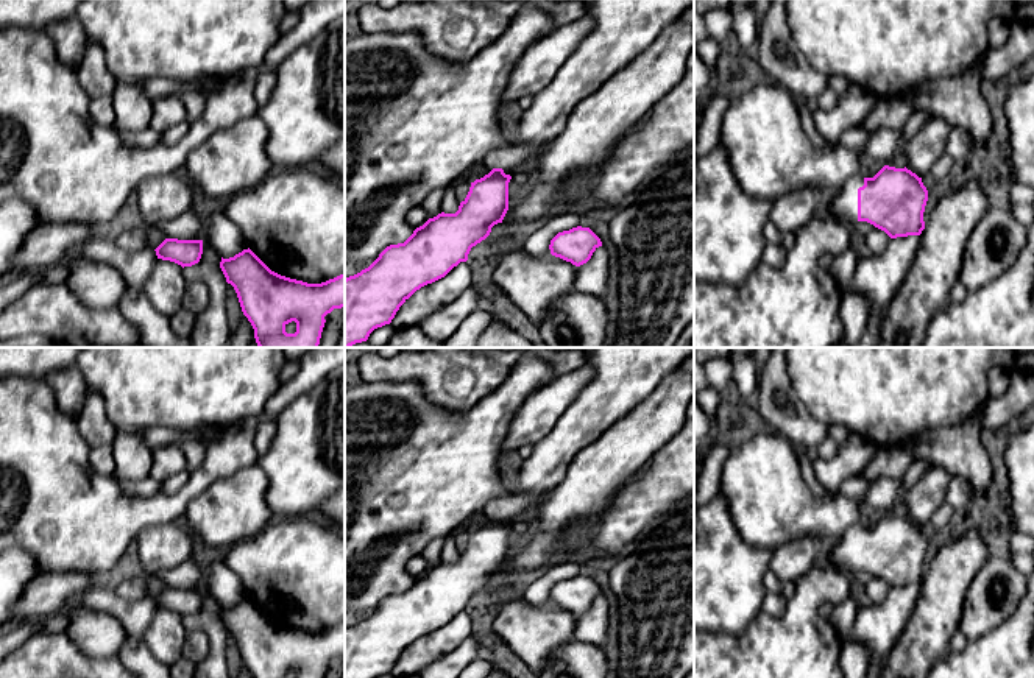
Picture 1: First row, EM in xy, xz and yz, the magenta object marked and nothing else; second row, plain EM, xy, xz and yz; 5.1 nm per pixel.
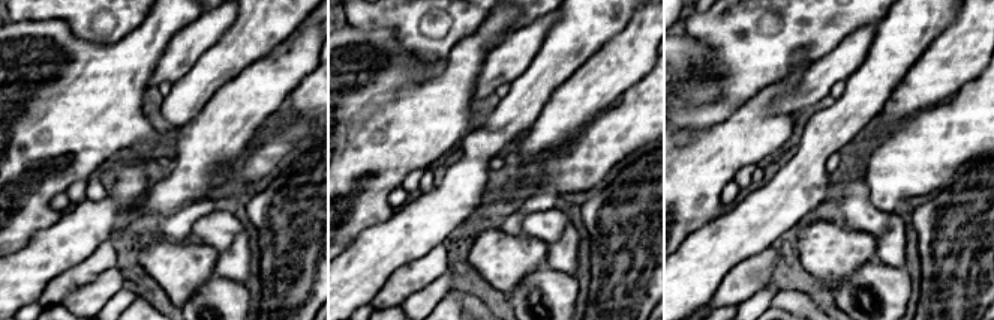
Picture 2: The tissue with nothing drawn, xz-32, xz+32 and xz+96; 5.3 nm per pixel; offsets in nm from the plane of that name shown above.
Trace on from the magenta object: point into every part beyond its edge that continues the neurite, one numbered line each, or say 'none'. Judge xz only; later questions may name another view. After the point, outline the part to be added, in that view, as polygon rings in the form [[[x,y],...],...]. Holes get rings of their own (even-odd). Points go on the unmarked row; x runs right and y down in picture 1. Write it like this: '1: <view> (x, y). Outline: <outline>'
1: xz (623, 377). Outline: [[[596,348],[588,360],[594,369],[593,379],[560,415],[555,427],[533,444],[530,457],[524,460],[519,469],[518,488],[488,503],[485,508],[488,521],[502,517],[505,524],[512,525],[518,514],[538,503],[541,496],[563,478],[569,463],[586,444],[630,413],[653,393],[671,371],[683,365],[691,355],[694,355],[694,348]]]

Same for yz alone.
1: yz (844, 557). Outline: [[[856,524],[839,538],[839,544],[830,553],[833,567],[847,574],[858,570],[858,538],[862,535],[864,525]]]

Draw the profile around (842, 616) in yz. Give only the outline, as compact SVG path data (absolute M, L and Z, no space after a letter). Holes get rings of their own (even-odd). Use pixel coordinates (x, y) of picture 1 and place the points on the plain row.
M845 597L834 602L828 620L841 639L848 636L855 622L855 616L858 613L858 606L858 602L852 597Z

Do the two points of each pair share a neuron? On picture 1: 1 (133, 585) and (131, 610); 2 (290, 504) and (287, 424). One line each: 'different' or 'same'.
1: different
2: same

